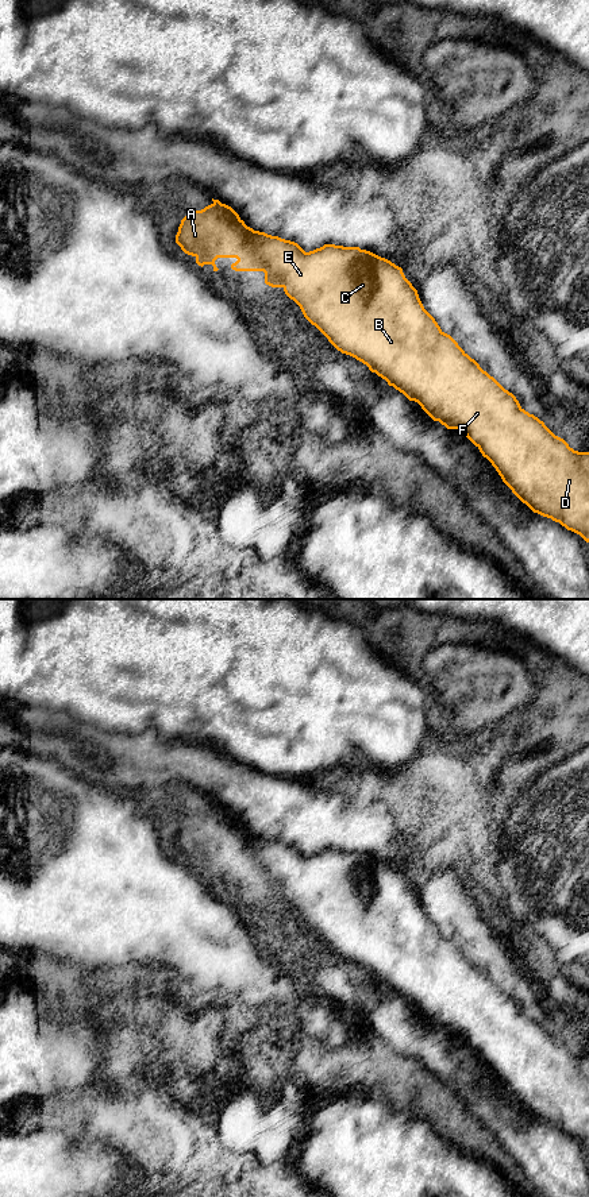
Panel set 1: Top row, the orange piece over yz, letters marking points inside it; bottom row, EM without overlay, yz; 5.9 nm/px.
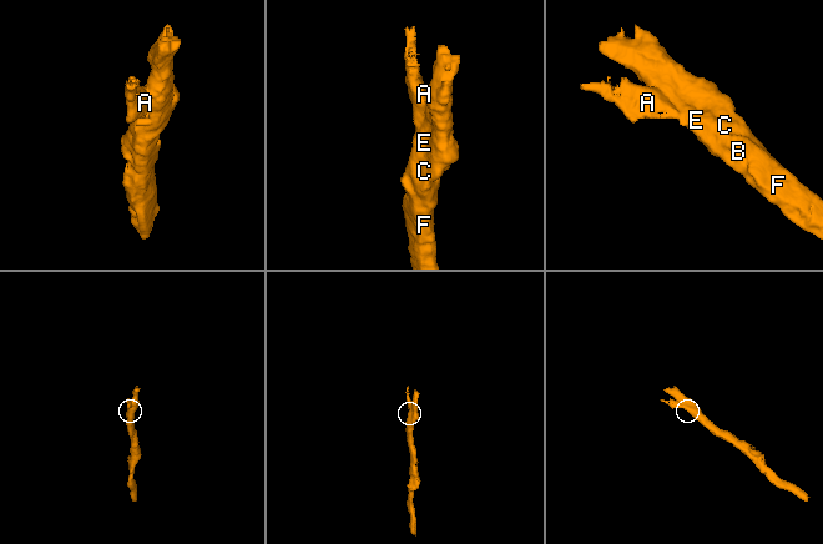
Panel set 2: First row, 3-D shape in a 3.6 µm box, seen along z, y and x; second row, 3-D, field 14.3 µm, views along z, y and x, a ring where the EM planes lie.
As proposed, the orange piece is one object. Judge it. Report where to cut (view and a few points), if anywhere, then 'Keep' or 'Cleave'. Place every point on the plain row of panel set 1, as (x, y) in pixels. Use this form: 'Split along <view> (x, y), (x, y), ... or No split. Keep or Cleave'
Split along yz (214, 807), (239, 831), (246, 849), (283, 891). Cleave

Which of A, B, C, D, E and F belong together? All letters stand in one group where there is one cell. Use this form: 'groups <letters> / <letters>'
groups A / B C D E F

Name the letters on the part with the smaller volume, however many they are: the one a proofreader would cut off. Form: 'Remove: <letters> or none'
Remove: A

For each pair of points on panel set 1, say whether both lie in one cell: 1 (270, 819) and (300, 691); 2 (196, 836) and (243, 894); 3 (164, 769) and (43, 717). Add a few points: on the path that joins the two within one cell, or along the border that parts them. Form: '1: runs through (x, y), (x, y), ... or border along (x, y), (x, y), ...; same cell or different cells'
1: border along (250, 765), (262, 772), (295, 780); different cells
2: runs through (211, 850), (239, 879); same cell
3: runs through (134, 761), (104, 759), (73, 742); same cell

